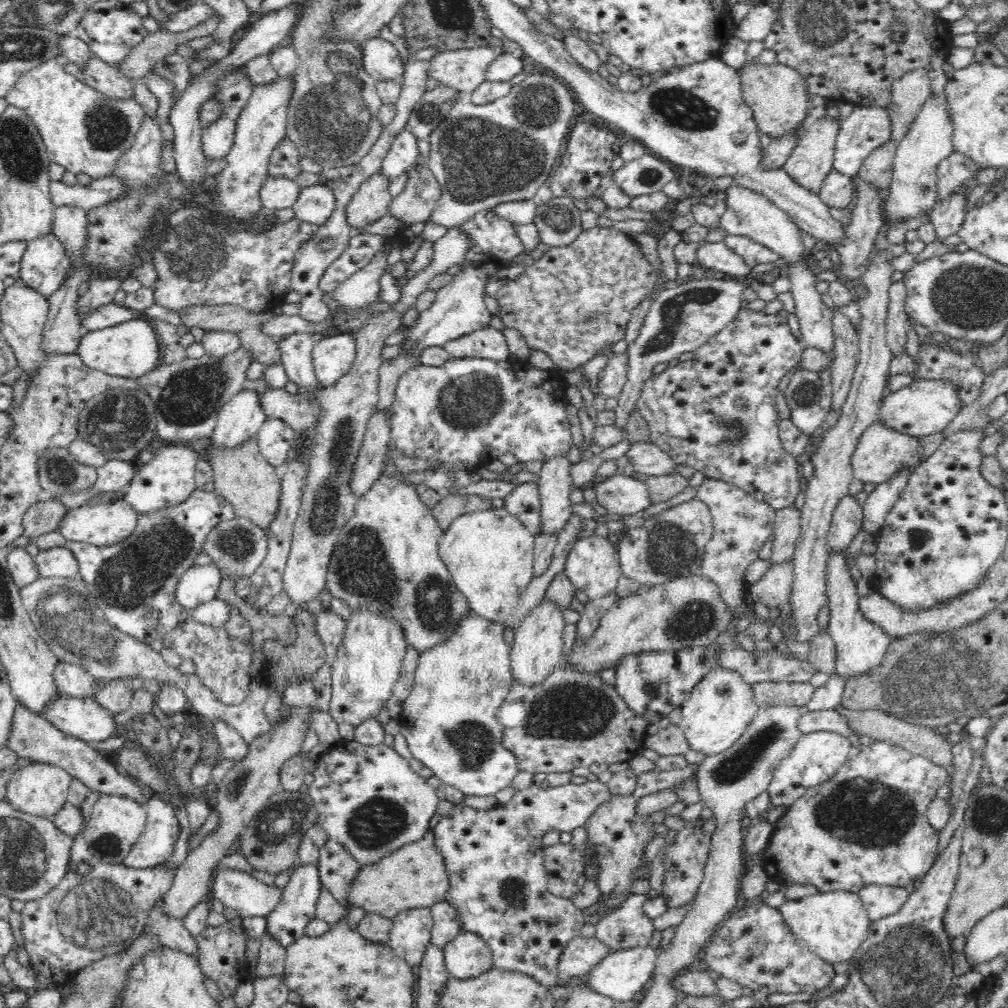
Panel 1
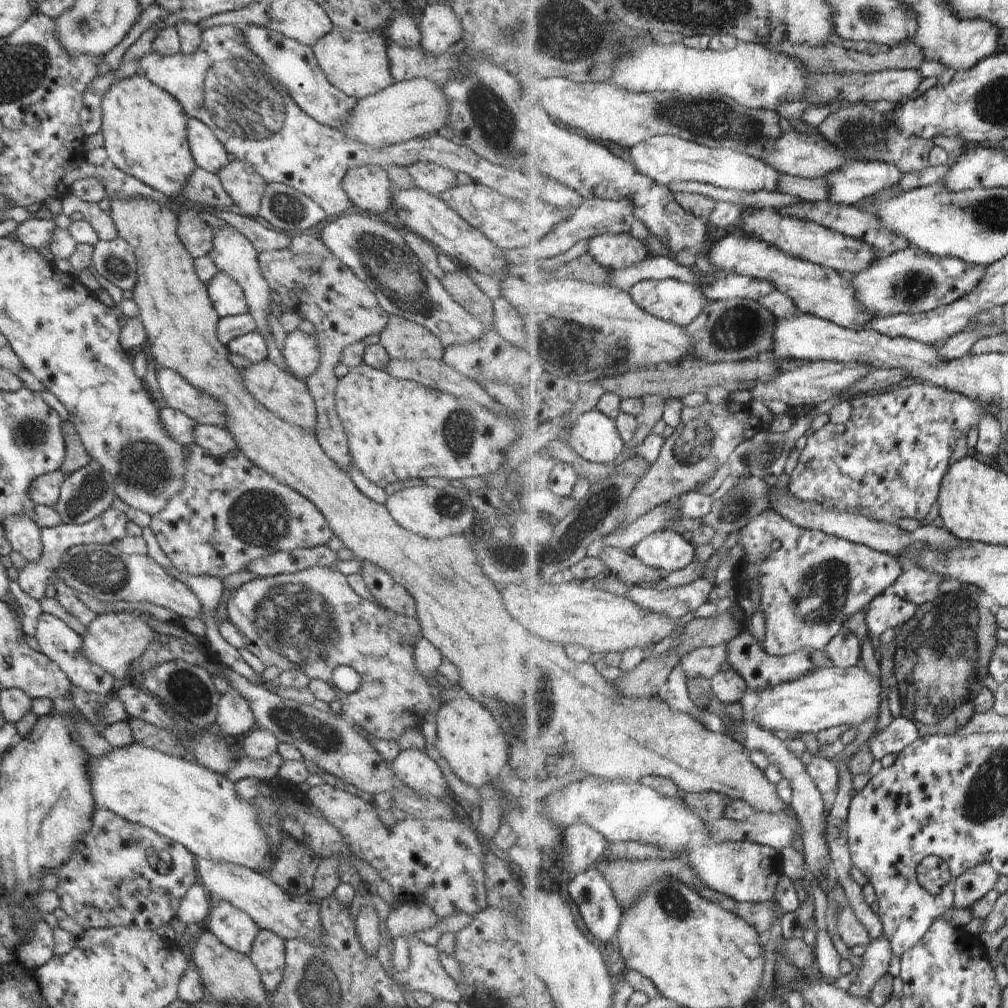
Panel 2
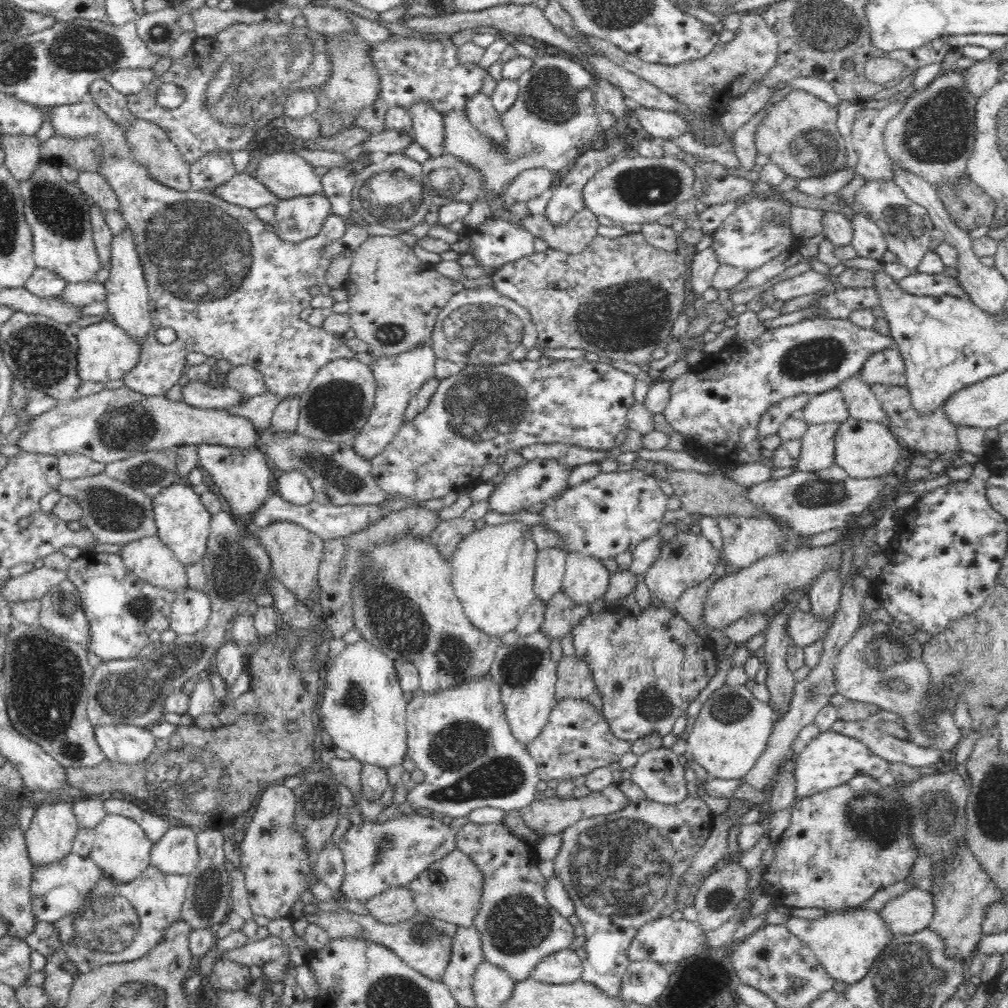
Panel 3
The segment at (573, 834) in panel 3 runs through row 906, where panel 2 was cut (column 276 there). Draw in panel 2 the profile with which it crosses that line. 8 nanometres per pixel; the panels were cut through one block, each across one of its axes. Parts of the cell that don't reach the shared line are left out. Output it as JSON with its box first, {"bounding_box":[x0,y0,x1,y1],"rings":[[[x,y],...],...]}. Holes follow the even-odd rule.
{"bounding_box":[227,567,444,741],"rings":[[[309,567],[297,573],[254,579],[234,590],[227,602],[227,618],[245,636],[245,648],[267,665],[273,663],[282,671],[300,667],[311,679],[325,680],[334,689],[335,698],[340,700],[342,714],[372,737],[398,741],[409,728],[420,728],[423,719],[436,715],[444,704],[444,688],[434,679],[427,681],[415,665],[415,642],[422,637],[418,619],[384,611],[360,597],[348,585],[344,574],[336,569]],[[343,664],[360,674],[361,686],[354,692],[341,691],[331,682],[332,671]]]}

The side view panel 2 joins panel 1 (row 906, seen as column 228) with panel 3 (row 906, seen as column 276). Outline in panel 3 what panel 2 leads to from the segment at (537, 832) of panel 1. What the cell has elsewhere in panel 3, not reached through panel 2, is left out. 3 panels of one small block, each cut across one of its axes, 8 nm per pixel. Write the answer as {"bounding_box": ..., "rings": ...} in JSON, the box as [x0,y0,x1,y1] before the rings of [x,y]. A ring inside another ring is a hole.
{"bounding_box":[456,820,576,981],"rings":[[[469,820],[466,826],[462,826],[462,830],[458,830],[456,846],[470,856],[484,875],[482,900],[480,900],[480,910],[474,918],[474,927],[481,935],[482,950],[486,961],[503,968],[510,974],[512,980],[522,981],[529,978],[530,973],[541,960],[555,952],[569,948],[576,938],[575,926],[572,926],[565,916],[554,910],[545,897],[547,879],[538,869],[540,858],[533,845],[516,837],[503,822],[476,824]]]}

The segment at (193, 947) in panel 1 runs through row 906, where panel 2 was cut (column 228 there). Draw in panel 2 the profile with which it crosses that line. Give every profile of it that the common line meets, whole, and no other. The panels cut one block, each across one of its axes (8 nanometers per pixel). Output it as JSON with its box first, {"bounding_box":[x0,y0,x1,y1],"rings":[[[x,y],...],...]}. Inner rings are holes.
{"bounding_box":[187,117,232,175],"rings":[[[194,117],[188,118],[187,139],[195,163],[206,172],[217,175],[232,158],[212,130]]]}

